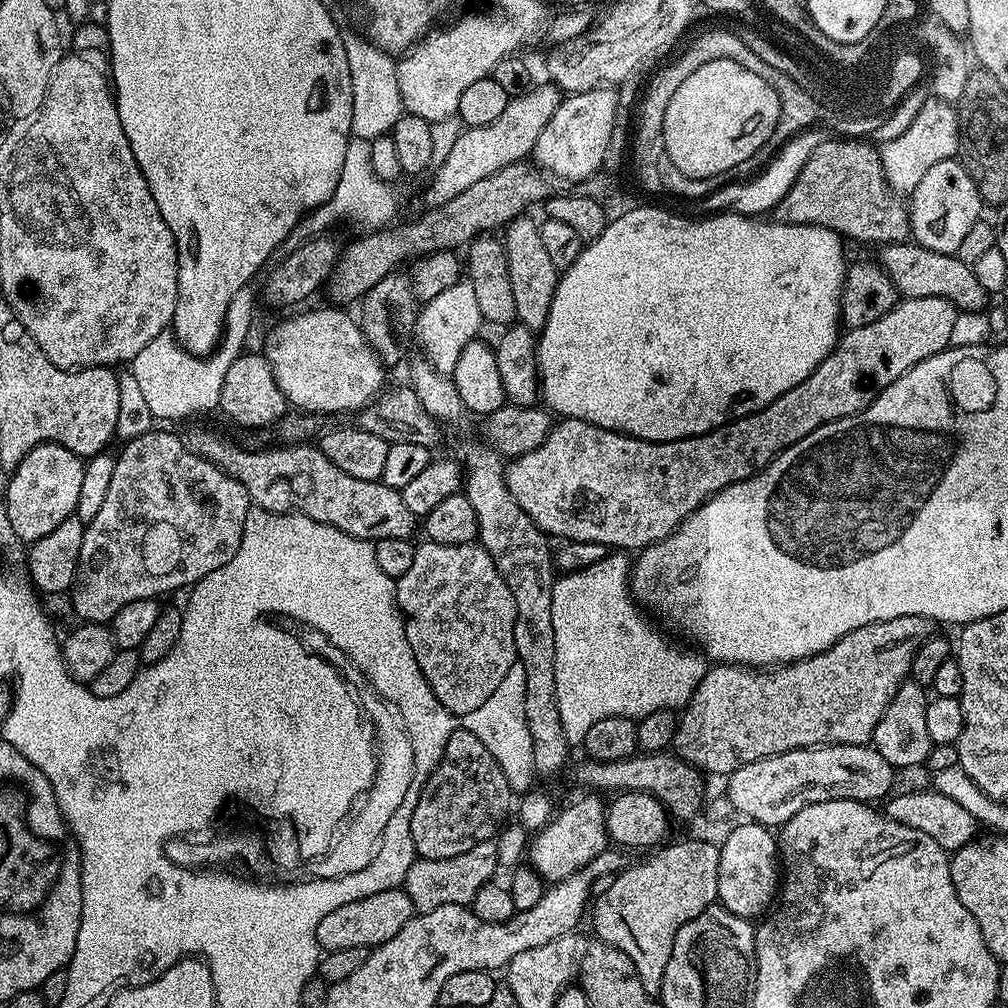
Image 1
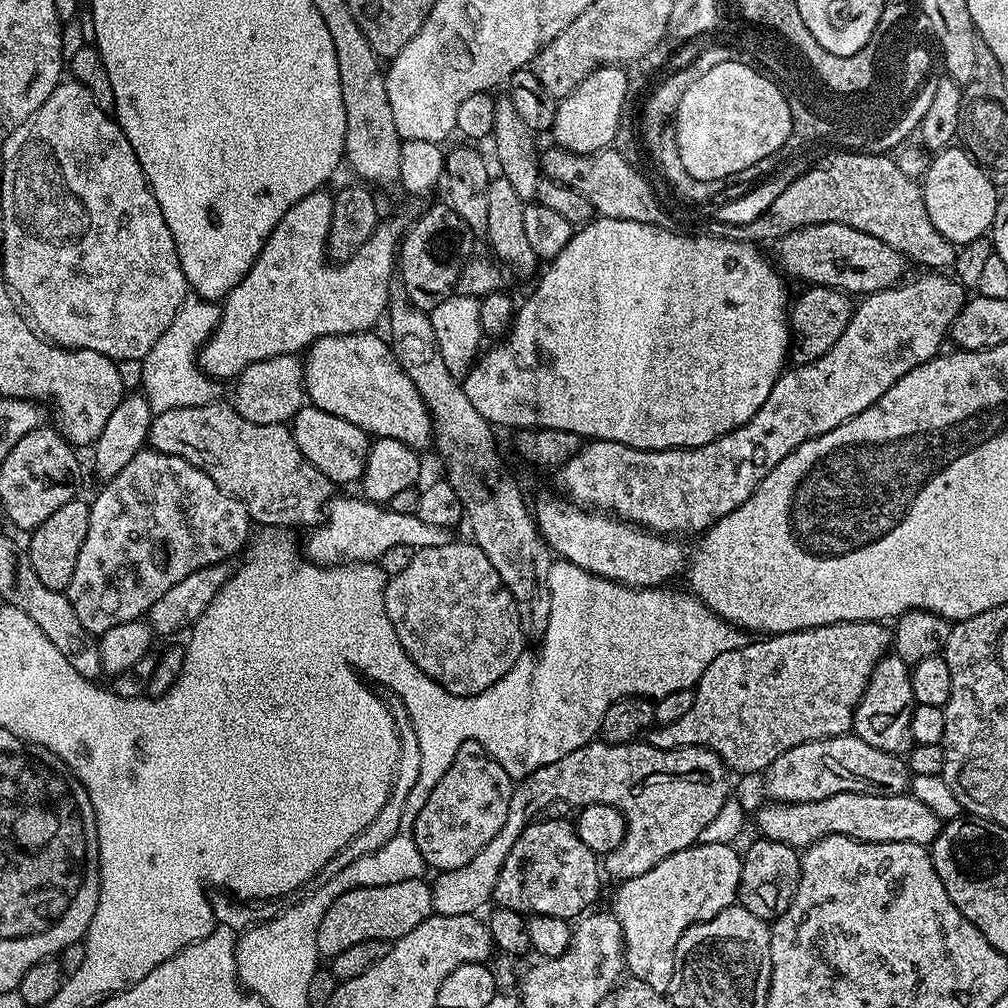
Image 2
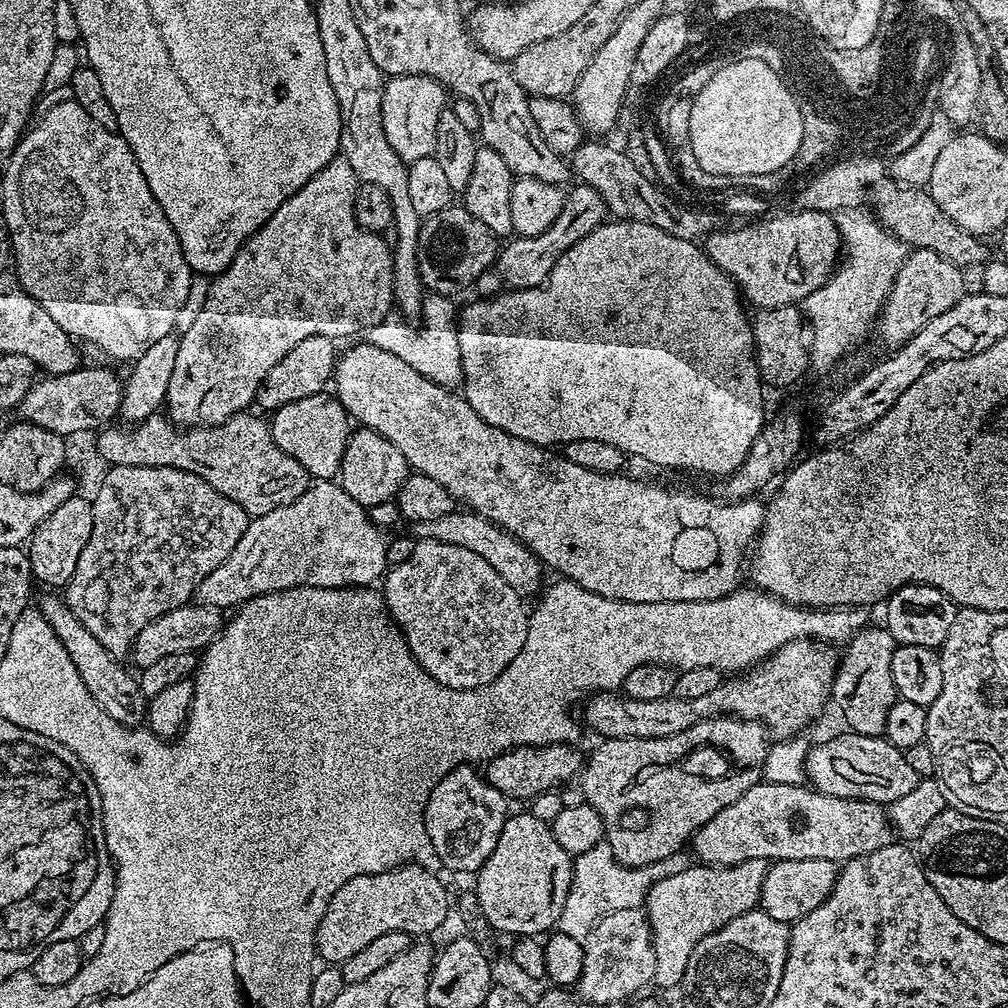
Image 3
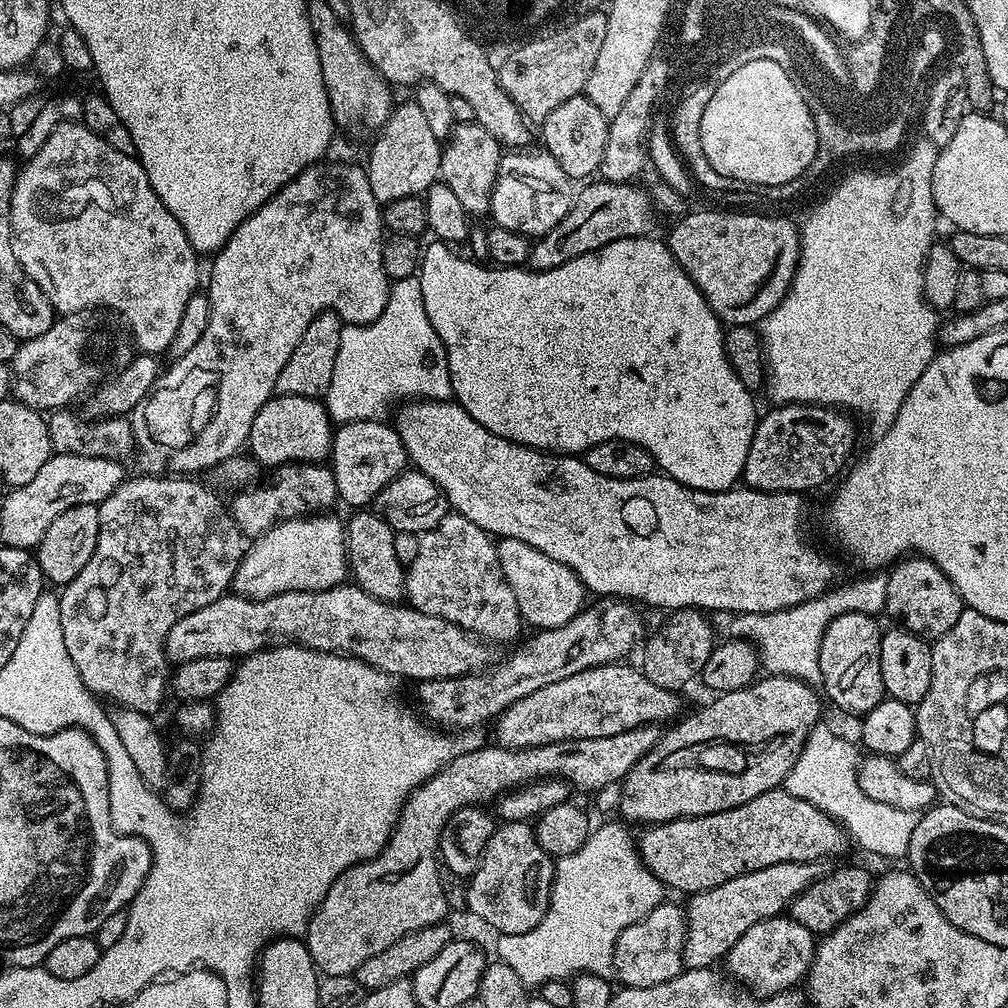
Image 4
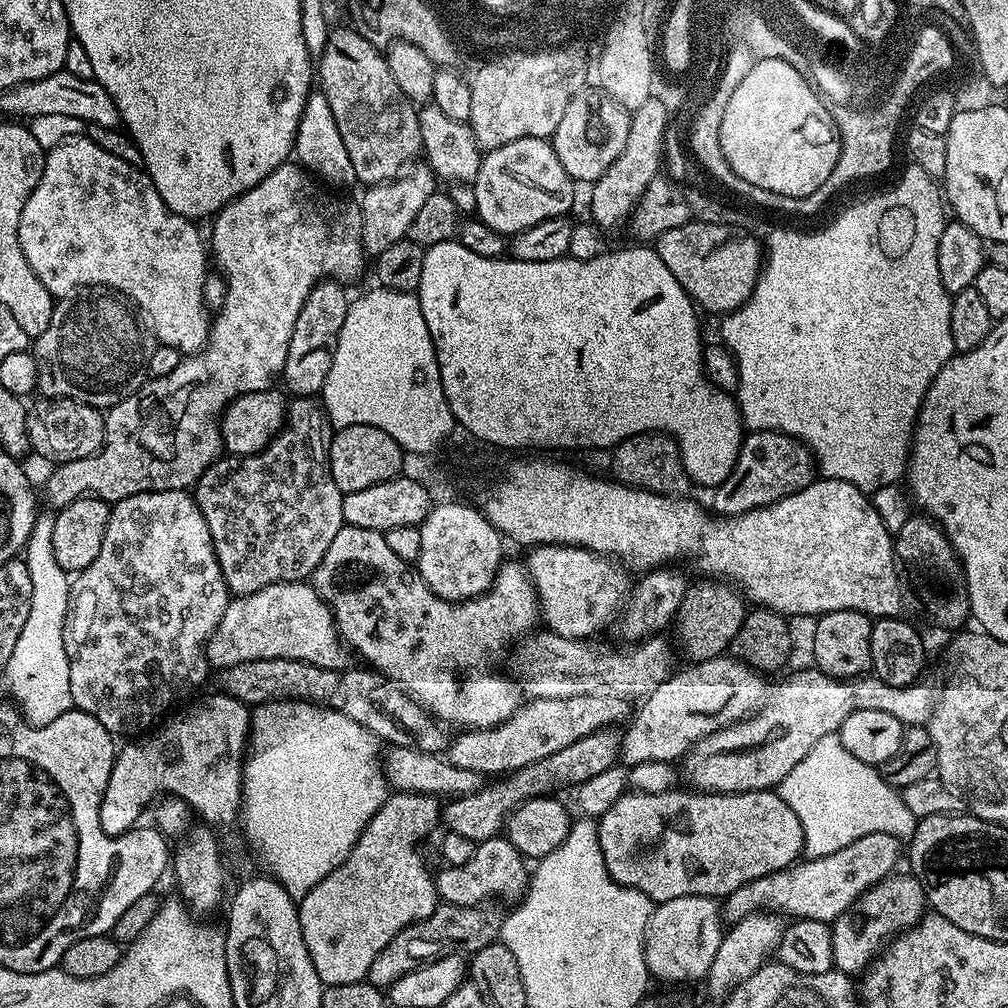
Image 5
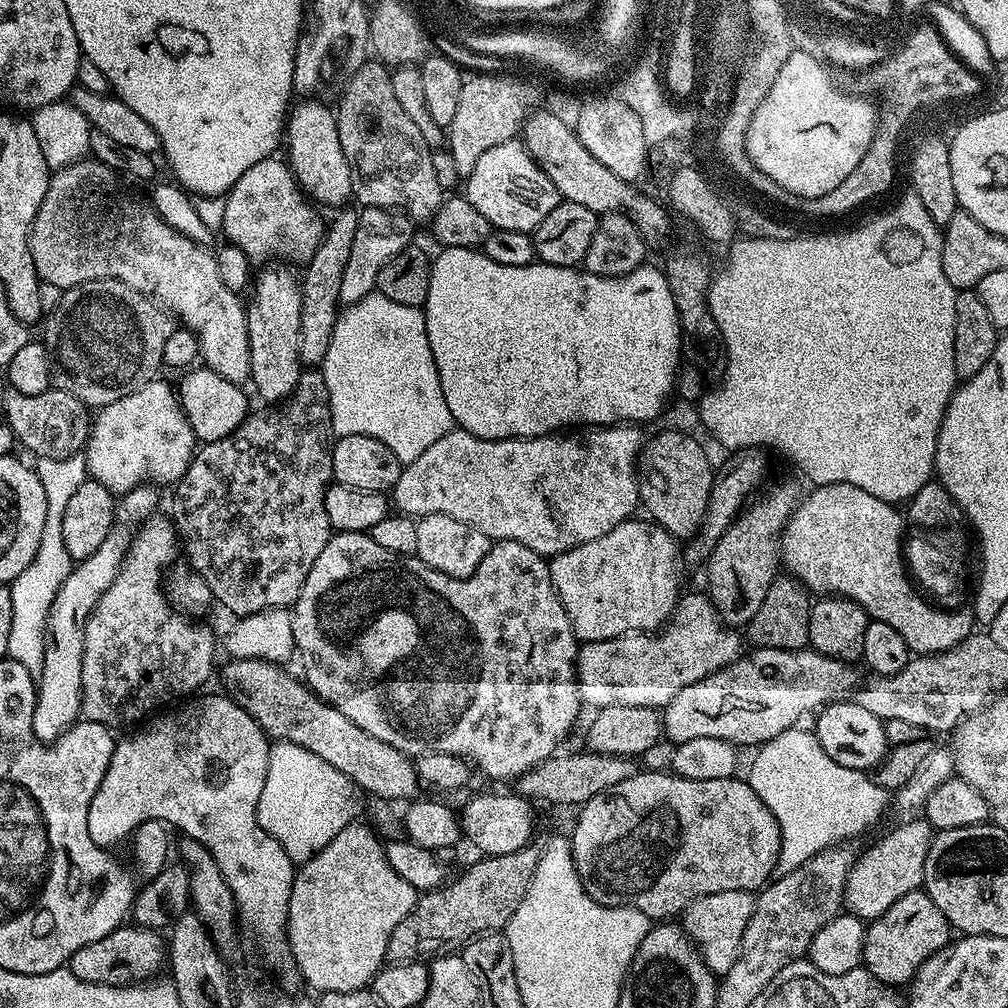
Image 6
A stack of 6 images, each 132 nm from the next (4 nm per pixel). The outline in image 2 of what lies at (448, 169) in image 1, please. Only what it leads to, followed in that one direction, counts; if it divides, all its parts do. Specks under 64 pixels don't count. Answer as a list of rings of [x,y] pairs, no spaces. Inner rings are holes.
[[[328,190],[306,194],[274,226],[254,266],[222,301],[220,320],[199,352],[199,365],[205,376],[222,382],[227,376],[239,376],[247,364],[303,353],[323,336],[377,327],[394,287],[402,224],[400,228],[393,218],[377,223],[376,234],[349,260],[330,262],[327,247],[333,199]]]

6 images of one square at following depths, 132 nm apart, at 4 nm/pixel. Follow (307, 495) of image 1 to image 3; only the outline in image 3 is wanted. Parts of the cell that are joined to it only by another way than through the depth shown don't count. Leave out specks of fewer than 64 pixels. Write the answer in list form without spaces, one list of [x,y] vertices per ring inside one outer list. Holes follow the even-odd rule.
[[[159,412],[134,427],[122,426],[120,429],[109,426],[101,429],[97,440],[98,451],[111,467],[162,466],[196,473],[223,497],[242,506],[249,517],[255,518],[276,510],[278,506],[290,506],[290,502],[298,502],[298,498],[302,498],[302,494],[306,494],[310,487],[310,477],[300,463],[294,462],[294,458],[290,458],[290,454],[286,454],[286,450],[282,450],[282,446],[274,442],[271,425],[265,419],[263,421],[252,414],[254,413],[240,413],[214,427],[181,428],[167,415]]]

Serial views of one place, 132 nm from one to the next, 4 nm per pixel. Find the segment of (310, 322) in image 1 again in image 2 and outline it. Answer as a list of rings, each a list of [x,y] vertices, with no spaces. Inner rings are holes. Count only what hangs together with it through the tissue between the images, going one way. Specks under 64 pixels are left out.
[[[375,331],[351,332],[337,336],[323,336],[312,343],[303,357],[304,391],[311,407],[326,410],[326,414],[338,414],[338,418],[346,418],[346,422],[354,422],[369,437],[394,438],[406,446],[417,450],[433,443],[432,416],[422,402],[414,382],[402,370],[398,358],[392,353],[392,345],[383,335],[375,336]]]

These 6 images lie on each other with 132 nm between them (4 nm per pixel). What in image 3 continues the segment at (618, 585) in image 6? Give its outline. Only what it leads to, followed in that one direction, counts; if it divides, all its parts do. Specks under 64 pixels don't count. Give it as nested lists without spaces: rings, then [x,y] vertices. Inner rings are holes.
[[[454,510],[450,514],[445,514],[443,518],[436,518],[434,522],[415,525],[414,532],[417,537],[425,540],[450,542],[454,546],[462,546],[474,554],[479,554],[481,558],[486,558],[486,562],[490,562],[490,566],[494,566],[496,573],[507,584],[514,586],[514,590],[522,598],[529,598],[528,596],[532,595],[535,597],[541,591],[540,559],[521,540],[516,539],[503,528],[499,528],[497,524],[492,524],[486,518],[482,518],[477,512]]]

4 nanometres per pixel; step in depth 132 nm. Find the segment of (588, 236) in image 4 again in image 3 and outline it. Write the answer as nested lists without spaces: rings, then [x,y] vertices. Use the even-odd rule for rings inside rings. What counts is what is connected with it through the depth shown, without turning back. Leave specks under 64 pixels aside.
[[[577,183],[575,187],[573,192],[569,191],[564,197],[562,214],[558,214],[558,218],[554,218],[554,222],[546,226],[542,234],[516,236],[505,243],[509,243],[505,248],[503,245],[497,251],[494,271],[502,278],[505,289],[540,288],[547,282],[550,270],[554,270],[558,258],[566,254],[574,242],[582,242],[586,234],[605,223],[606,209],[598,192],[582,183]]]

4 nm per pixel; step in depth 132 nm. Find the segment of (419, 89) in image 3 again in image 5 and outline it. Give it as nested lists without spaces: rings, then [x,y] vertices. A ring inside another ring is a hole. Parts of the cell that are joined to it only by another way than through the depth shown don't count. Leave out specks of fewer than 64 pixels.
[[[427,166],[415,168],[405,171],[395,180],[385,180],[383,184],[373,184],[363,189],[364,197],[359,197],[358,203],[362,214],[362,242],[364,243],[364,251],[369,257],[375,258],[382,250],[386,250],[386,246],[394,246],[394,242],[405,239],[410,230],[410,222],[414,222],[419,208],[426,203],[426,198],[430,198],[430,194],[438,191],[436,173]]]

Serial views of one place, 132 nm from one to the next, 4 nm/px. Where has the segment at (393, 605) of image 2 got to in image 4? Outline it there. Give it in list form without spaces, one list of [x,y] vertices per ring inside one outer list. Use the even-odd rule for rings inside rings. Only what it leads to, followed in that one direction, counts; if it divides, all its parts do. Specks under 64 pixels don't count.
[[[449,511],[429,532],[419,533],[418,555],[406,565],[404,595],[422,614],[446,618],[484,642],[512,640],[522,629],[518,602],[502,566],[498,566],[496,540],[474,526],[470,518]]]

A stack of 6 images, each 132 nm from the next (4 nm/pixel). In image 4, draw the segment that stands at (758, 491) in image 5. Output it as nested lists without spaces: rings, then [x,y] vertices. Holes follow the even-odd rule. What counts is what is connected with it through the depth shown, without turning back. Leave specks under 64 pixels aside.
[[[821,404],[772,406],[765,416],[763,413],[756,421],[750,454],[746,454],[743,483],[759,492],[808,494],[811,488],[822,487],[827,480],[834,479],[836,475],[839,477],[853,459],[855,423],[857,421],[847,411],[823,408]]]

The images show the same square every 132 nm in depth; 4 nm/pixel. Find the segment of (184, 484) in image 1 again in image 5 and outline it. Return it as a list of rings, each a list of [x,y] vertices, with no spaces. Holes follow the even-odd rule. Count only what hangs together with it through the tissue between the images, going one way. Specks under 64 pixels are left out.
[[[179,488],[161,492],[143,492],[115,501],[108,514],[106,534],[102,538],[102,550],[98,550],[98,558],[94,558],[94,562],[90,562],[86,570],[78,573],[71,581],[71,585],[68,625],[64,628],[64,645],[66,658],[70,662],[70,694],[73,705],[79,711],[98,718],[98,722],[102,722],[102,726],[106,726],[106,730],[111,732],[113,737],[139,737],[147,733],[173,707],[171,704],[175,700],[190,695],[207,678],[210,665],[208,655],[204,653],[204,646],[218,626],[218,622],[222,622],[222,614],[226,614],[226,606],[230,599],[228,587],[222,578],[222,570],[218,566],[210,526],[206,526],[206,518],[202,518],[202,510],[196,504],[195,495],[191,491]]]

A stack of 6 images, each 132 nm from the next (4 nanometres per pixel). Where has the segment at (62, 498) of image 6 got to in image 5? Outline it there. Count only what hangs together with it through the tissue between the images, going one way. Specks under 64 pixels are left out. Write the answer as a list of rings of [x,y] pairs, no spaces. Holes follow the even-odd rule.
[[[51,511],[37,515],[30,538],[24,544],[23,562],[30,570],[30,614],[26,614],[26,626],[18,634],[14,654],[6,662],[2,680],[13,696],[15,707],[29,724],[43,726],[54,722],[73,707],[70,694],[70,662],[66,658],[64,628],[68,625],[68,599],[72,593],[69,573],[58,566],[54,559],[54,522]]]

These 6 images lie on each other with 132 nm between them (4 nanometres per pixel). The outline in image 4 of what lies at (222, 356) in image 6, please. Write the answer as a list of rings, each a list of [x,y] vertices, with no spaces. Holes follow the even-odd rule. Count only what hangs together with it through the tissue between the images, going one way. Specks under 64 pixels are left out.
[[[66,122],[58,125],[54,134],[50,134],[50,138],[42,142],[42,150],[38,150],[38,154],[27,157],[23,163],[16,173],[16,185],[10,202],[14,258],[18,258],[22,270],[30,274],[34,282],[38,282],[42,294],[46,294],[46,298],[52,303],[57,313],[67,314],[113,308],[117,312],[115,315],[126,325],[135,347],[141,353],[167,353],[170,342],[174,340],[174,334],[178,331],[178,322],[182,322],[182,310],[186,310],[186,302],[190,302],[190,298],[198,291],[195,265],[198,253],[190,246],[190,238],[186,238],[186,230],[182,230],[178,218],[174,218],[174,214],[170,214],[170,210],[162,206],[162,198],[154,194],[154,186],[150,186],[150,178],[146,178],[146,170],[140,165],[140,161],[135,156],[122,154],[122,150],[114,150],[114,146],[102,142],[102,138],[98,138],[98,134],[94,134],[94,130],[90,130],[84,123]]]

